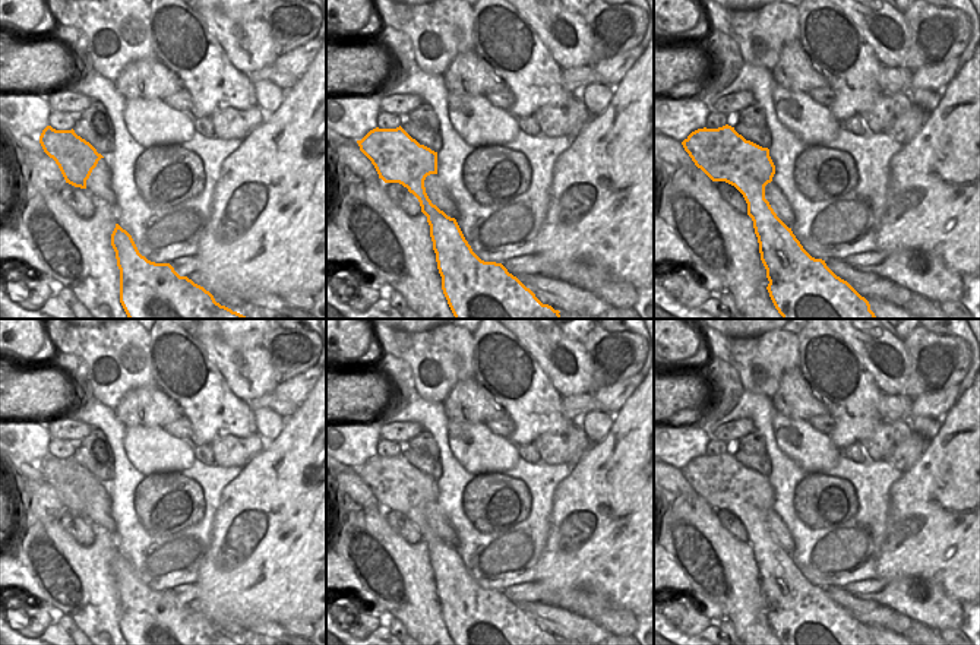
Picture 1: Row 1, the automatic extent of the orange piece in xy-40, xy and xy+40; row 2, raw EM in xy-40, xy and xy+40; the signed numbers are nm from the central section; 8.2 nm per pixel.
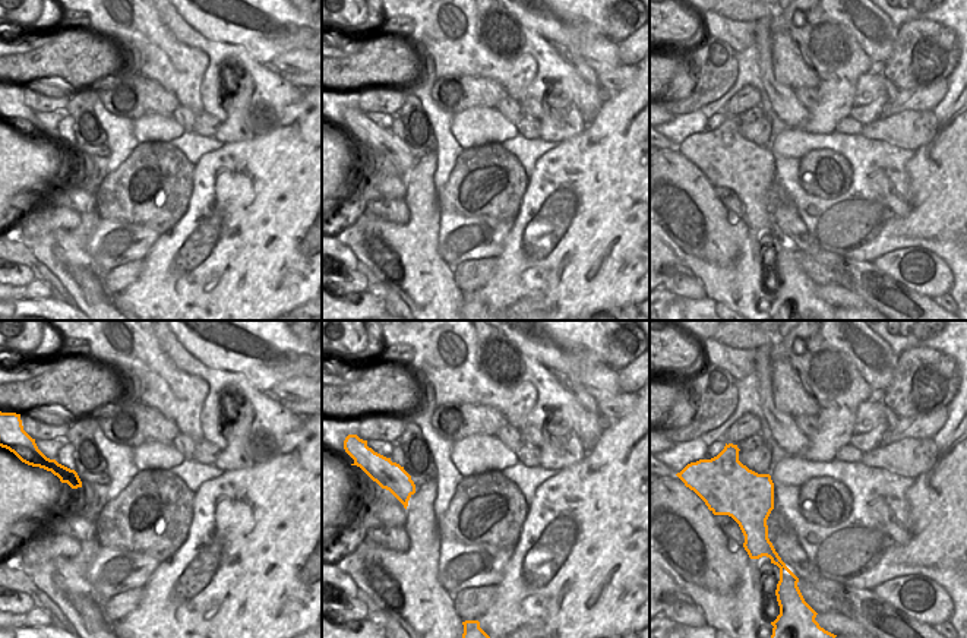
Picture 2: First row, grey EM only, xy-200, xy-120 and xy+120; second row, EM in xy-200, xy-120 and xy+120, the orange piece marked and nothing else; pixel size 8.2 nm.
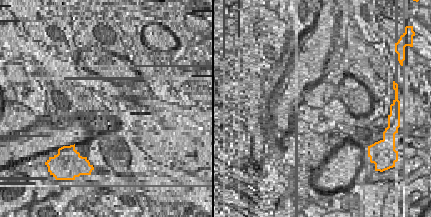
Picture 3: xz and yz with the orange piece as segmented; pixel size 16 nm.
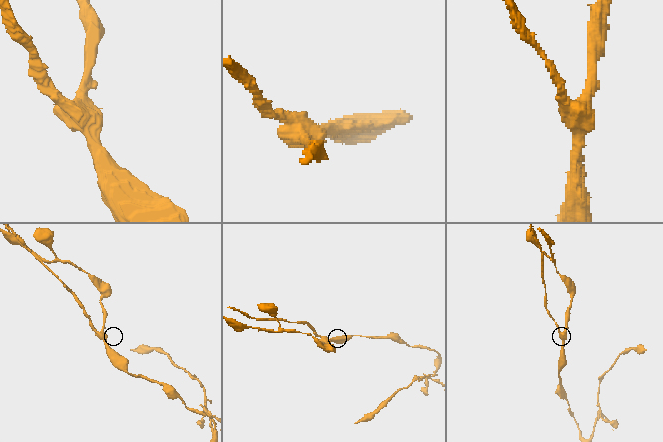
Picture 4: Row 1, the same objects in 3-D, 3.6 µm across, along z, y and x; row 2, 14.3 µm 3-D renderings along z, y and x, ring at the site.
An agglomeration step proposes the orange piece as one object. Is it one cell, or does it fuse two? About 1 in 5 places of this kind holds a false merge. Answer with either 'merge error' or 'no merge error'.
merge error

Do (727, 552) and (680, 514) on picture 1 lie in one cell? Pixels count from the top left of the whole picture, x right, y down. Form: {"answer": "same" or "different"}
{"answer": "same"}

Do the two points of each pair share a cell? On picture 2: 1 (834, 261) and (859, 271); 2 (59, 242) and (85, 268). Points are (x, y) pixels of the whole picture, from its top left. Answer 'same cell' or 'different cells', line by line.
1: same cell
2: same cell

